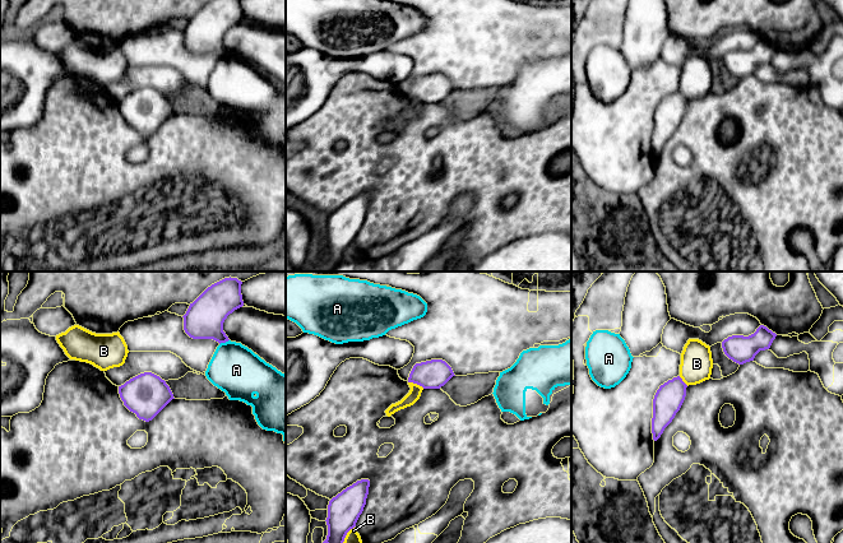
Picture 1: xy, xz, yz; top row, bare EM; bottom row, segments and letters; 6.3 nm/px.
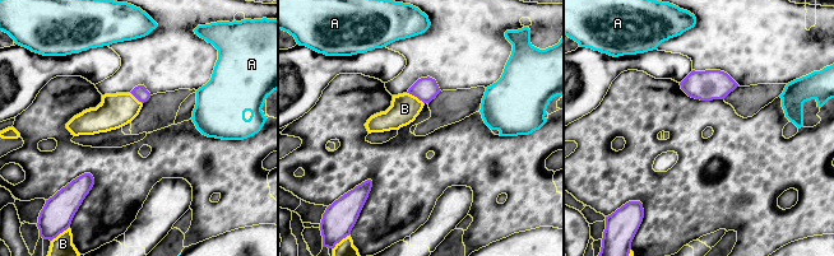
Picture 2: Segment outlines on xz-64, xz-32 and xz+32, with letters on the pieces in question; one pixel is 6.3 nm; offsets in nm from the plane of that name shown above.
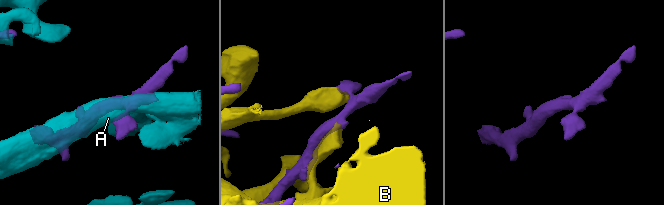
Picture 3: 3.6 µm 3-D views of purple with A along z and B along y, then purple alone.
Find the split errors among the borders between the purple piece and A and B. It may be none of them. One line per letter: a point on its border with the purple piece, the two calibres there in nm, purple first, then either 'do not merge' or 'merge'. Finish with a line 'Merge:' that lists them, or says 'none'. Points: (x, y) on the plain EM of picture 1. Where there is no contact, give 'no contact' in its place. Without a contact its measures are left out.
A: meets purple in xy at (223, 56); 240 nm thick on the purple side, 320 nm on the other; do not merge
B: meets purple in xz at (344, 251); 200 nm thick on the purple side, 100 nm on the other; do not merge
Merge: none

